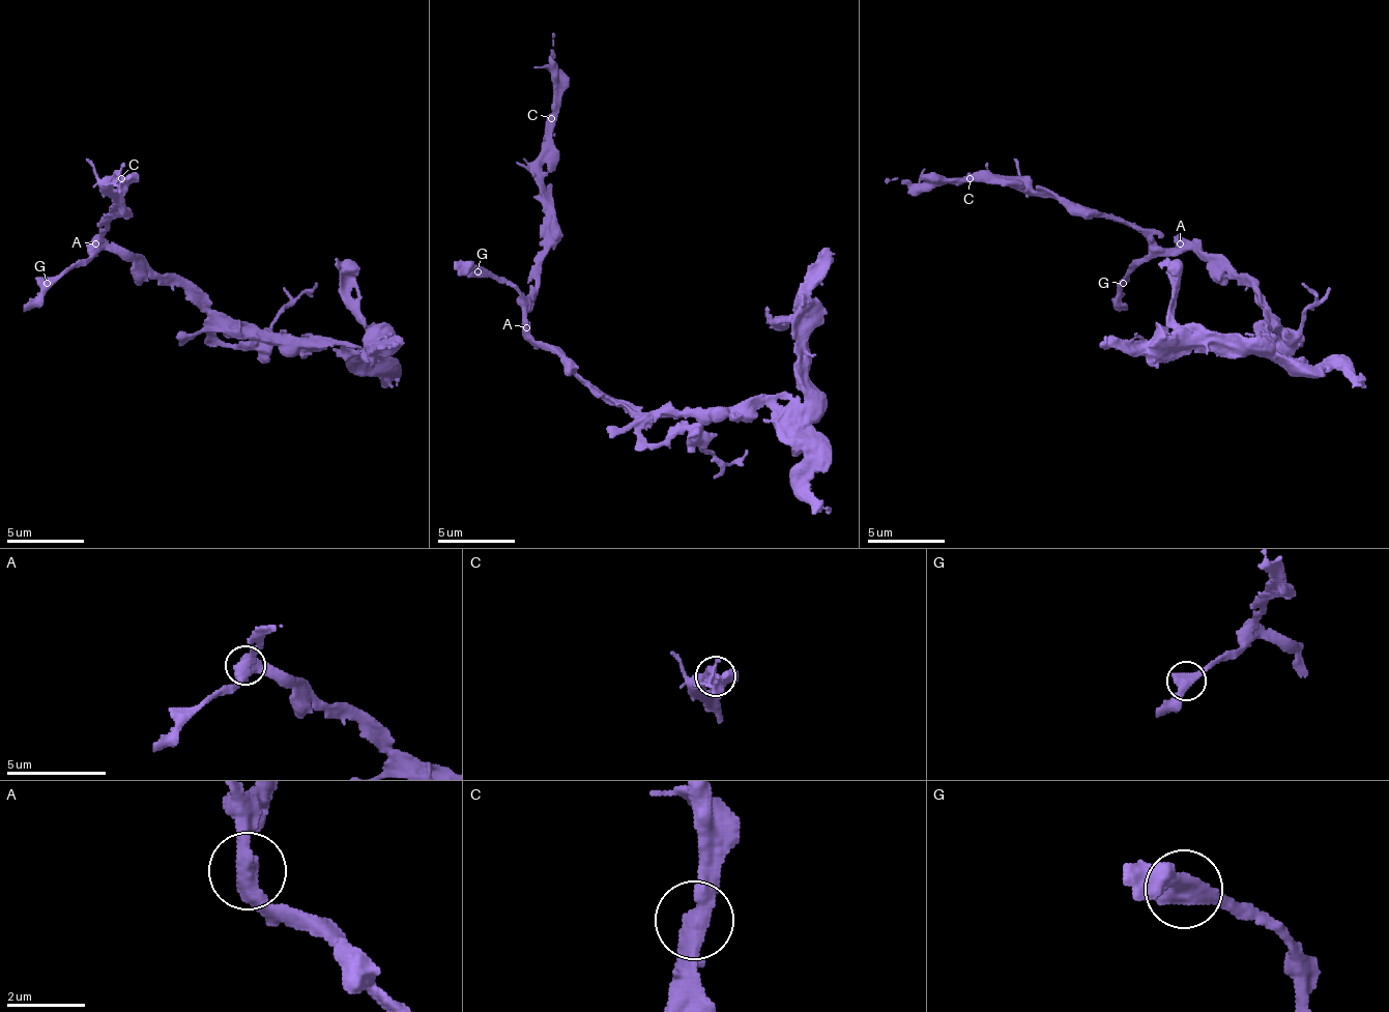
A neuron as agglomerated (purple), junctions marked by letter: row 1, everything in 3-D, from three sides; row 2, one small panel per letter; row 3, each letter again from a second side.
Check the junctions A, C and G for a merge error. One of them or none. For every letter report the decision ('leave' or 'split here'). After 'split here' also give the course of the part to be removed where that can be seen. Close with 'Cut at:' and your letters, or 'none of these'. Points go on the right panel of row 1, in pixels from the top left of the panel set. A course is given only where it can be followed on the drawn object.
A: leave
C: leave
G: leave
Cut at: none of these

